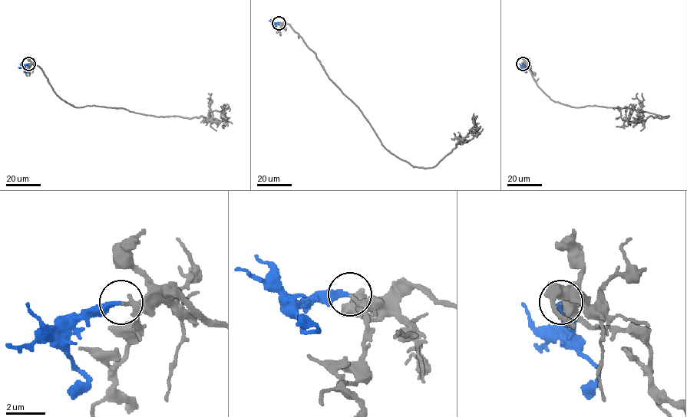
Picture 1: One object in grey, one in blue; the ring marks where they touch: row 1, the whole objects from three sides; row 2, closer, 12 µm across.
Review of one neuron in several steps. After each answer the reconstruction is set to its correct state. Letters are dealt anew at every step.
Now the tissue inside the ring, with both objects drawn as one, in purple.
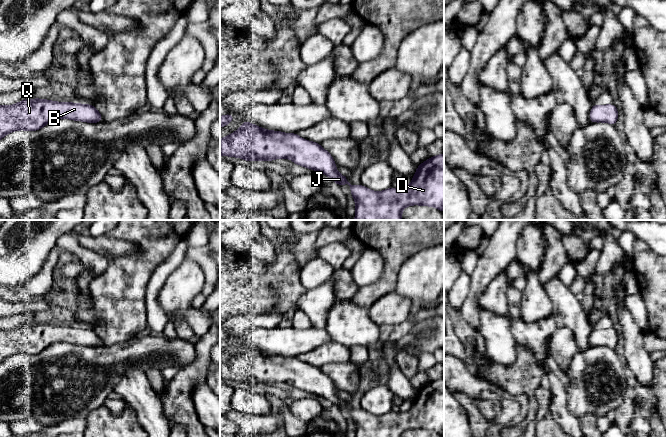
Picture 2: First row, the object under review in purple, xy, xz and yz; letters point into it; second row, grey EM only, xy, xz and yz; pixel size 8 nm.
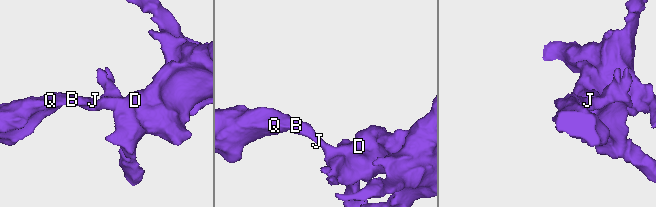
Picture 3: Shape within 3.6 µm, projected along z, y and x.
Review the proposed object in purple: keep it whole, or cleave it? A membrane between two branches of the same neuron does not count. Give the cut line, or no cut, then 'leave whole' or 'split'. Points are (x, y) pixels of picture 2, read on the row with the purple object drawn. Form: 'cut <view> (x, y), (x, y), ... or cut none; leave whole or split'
cut none; leave whole

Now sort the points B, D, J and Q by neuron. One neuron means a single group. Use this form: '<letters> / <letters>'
B D J Q

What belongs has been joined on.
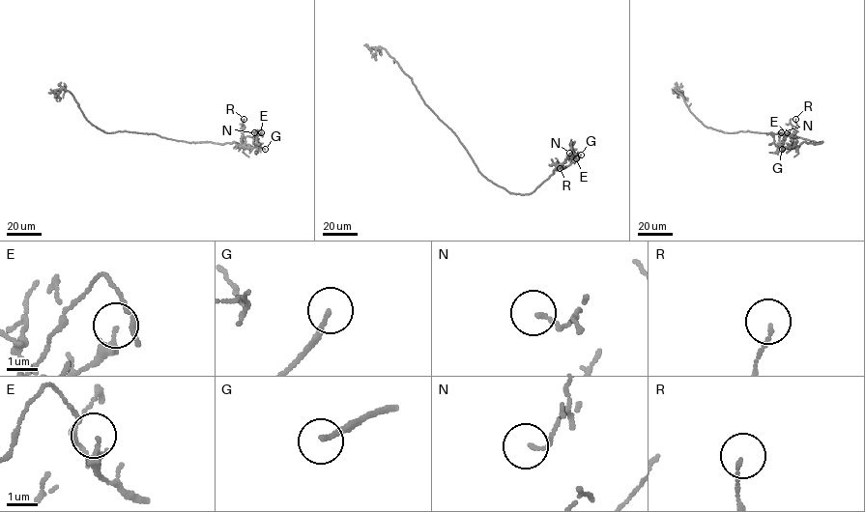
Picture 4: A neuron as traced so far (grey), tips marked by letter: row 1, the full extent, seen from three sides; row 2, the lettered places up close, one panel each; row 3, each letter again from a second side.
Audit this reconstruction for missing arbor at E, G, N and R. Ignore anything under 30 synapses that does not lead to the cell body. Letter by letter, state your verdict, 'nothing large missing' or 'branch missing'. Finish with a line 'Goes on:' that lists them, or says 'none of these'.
E: nothing large missing
G: branch missing
N: nothing large missing
R: nothing large missing
Goes on: G

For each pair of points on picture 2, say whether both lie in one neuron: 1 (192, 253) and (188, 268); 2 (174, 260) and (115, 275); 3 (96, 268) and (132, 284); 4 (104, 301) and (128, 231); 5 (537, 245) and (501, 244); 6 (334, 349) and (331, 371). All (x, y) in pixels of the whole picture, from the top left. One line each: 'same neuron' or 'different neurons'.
1: different neurons
2: different neurons
3: different neurons
4: same neuron
5: different neurons
6: different neurons

